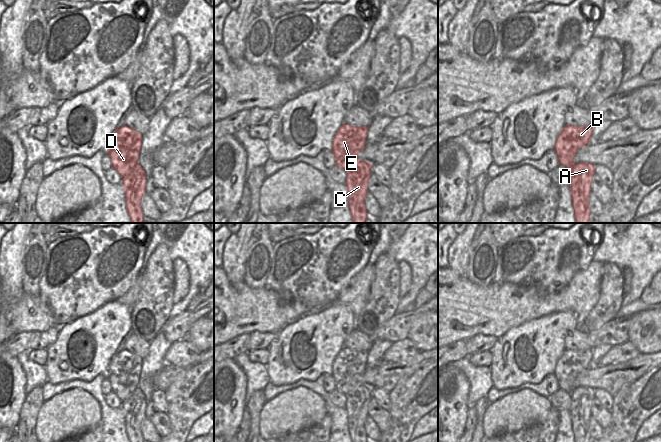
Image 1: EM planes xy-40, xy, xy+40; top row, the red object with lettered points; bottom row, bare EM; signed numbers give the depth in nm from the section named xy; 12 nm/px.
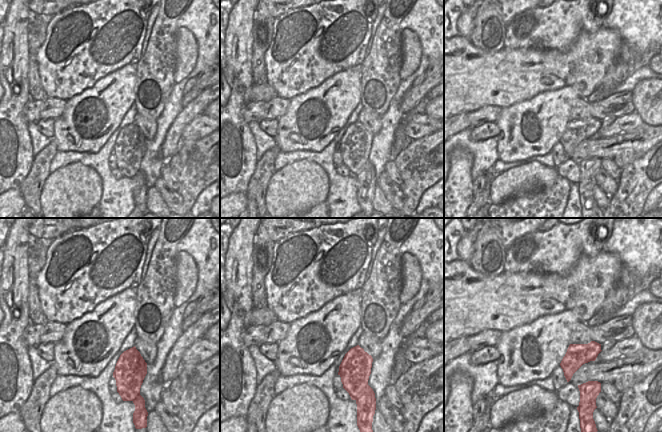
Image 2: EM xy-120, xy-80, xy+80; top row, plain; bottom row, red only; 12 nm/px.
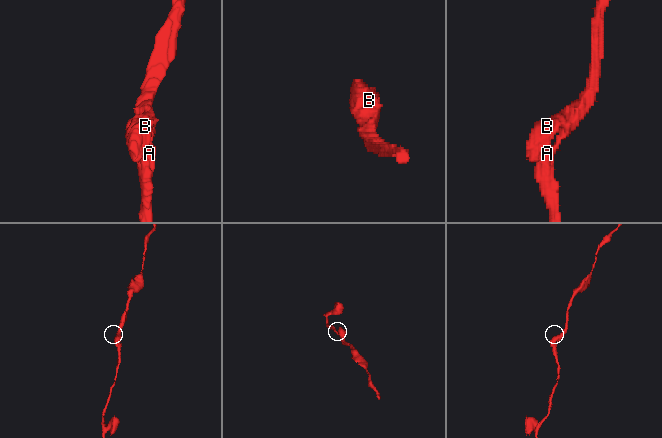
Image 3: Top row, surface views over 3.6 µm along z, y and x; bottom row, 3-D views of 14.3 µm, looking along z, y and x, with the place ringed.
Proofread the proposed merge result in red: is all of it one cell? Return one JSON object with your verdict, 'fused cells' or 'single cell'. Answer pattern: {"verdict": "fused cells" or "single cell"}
{"verdict": "single cell"}

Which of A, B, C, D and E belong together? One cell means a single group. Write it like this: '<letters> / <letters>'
A B C D E

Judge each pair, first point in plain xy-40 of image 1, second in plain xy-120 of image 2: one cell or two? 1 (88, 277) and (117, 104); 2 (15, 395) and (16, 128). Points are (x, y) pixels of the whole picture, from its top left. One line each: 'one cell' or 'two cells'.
1: two cells
2: one cell

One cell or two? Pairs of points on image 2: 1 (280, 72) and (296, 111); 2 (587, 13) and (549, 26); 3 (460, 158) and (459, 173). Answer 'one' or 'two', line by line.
1: two
2: one
3: one

